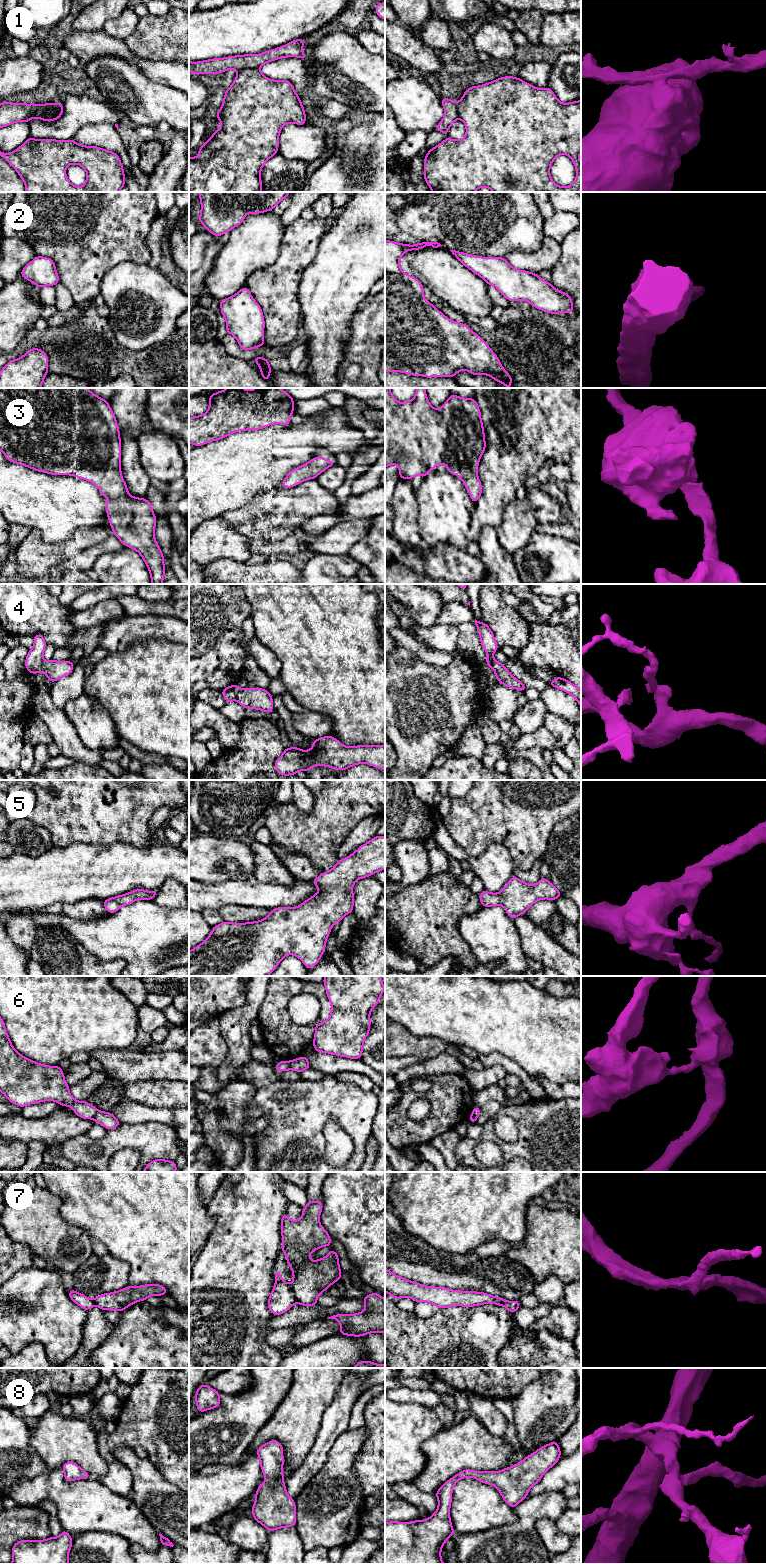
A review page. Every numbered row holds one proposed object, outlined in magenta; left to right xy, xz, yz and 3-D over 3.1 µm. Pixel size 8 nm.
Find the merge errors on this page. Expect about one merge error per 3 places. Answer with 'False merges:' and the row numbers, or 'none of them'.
False merges: 1, 4, 6, 7

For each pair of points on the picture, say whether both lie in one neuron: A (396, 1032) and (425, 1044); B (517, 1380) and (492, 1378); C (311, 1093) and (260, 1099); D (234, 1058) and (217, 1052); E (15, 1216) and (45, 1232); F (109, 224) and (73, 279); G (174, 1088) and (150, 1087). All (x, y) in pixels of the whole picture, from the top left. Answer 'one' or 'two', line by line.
A: one
B: one
C: one
D: two
E: one
F: one
G: one

